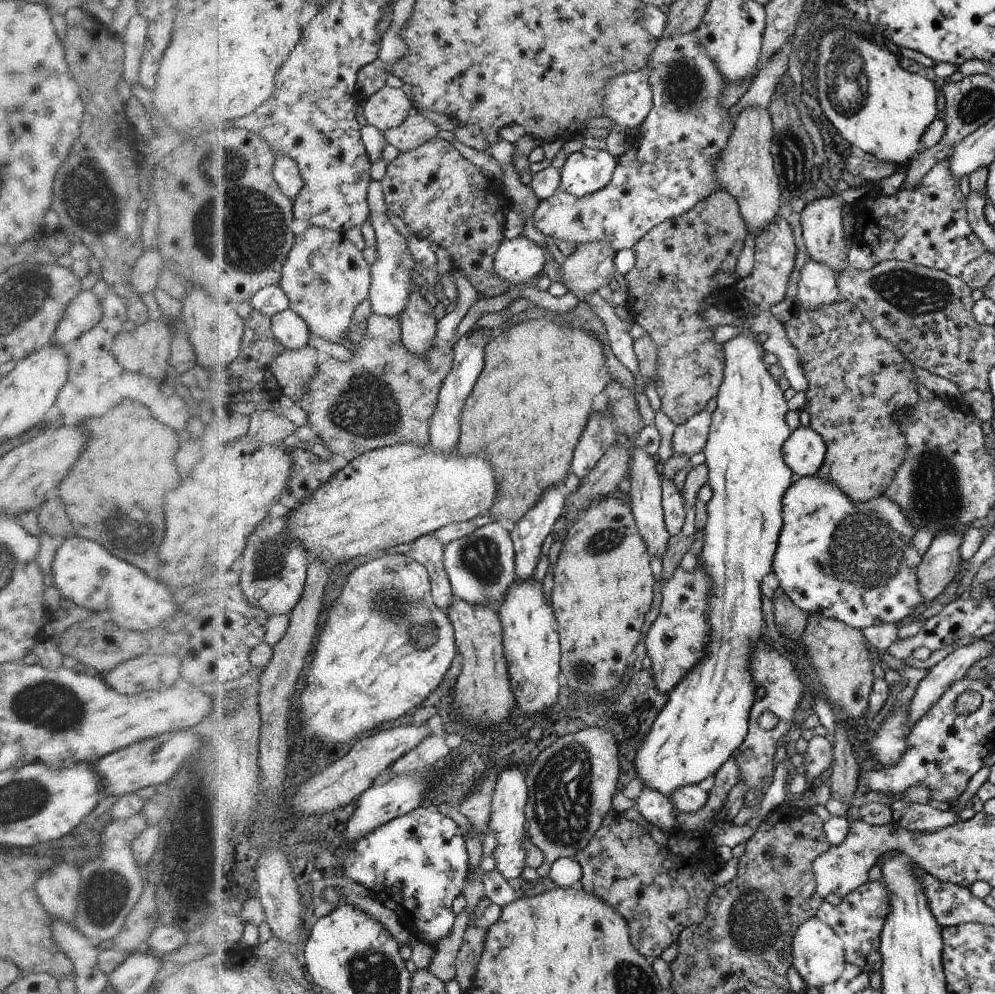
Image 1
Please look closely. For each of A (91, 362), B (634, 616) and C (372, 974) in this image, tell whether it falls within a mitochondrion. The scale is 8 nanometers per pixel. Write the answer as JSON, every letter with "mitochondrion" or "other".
{"A":"other","B":"other","C":"mitochondrion"}

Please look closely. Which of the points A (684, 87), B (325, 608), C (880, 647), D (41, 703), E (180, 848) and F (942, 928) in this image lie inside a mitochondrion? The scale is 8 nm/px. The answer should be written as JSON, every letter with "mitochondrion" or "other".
{"A":"mitochondrion","B":"other","C":"other","D":"mitochondrion","E":"other","F":"other"}

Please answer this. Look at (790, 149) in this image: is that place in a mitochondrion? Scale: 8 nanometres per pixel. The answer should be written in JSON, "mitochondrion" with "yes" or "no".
{"mitochondrion":"yes"}

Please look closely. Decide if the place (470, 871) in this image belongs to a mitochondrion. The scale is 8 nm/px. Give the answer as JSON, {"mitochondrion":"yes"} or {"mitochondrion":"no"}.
{"mitochondrion":"no"}

